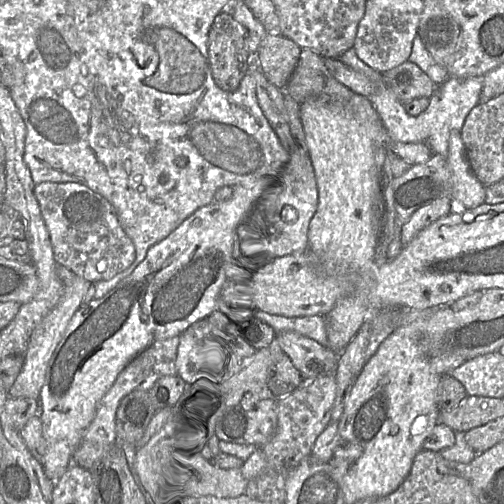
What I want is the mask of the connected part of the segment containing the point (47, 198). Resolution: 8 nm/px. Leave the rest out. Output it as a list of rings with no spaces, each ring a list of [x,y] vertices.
[[[74,182],[36,184],[34,195],[49,232],[57,264],[91,283],[110,280],[133,264],[133,242],[120,225],[114,208],[104,197]]]

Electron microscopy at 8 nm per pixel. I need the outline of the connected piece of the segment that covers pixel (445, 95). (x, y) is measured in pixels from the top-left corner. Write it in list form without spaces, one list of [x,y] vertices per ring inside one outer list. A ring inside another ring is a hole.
[[[450,77],[436,89],[430,98],[428,108],[418,116],[409,115],[405,105],[386,86],[379,86],[379,94],[375,94],[371,102],[395,142],[422,143],[432,151],[433,155],[447,158],[450,133],[452,130],[461,132],[467,116],[481,102],[482,86],[483,77]]]

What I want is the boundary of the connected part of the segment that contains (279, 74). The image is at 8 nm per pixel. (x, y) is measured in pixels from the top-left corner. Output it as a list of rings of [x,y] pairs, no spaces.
[[[266,34],[251,59],[271,84],[285,89],[300,52],[301,48],[289,38],[280,34]]]

